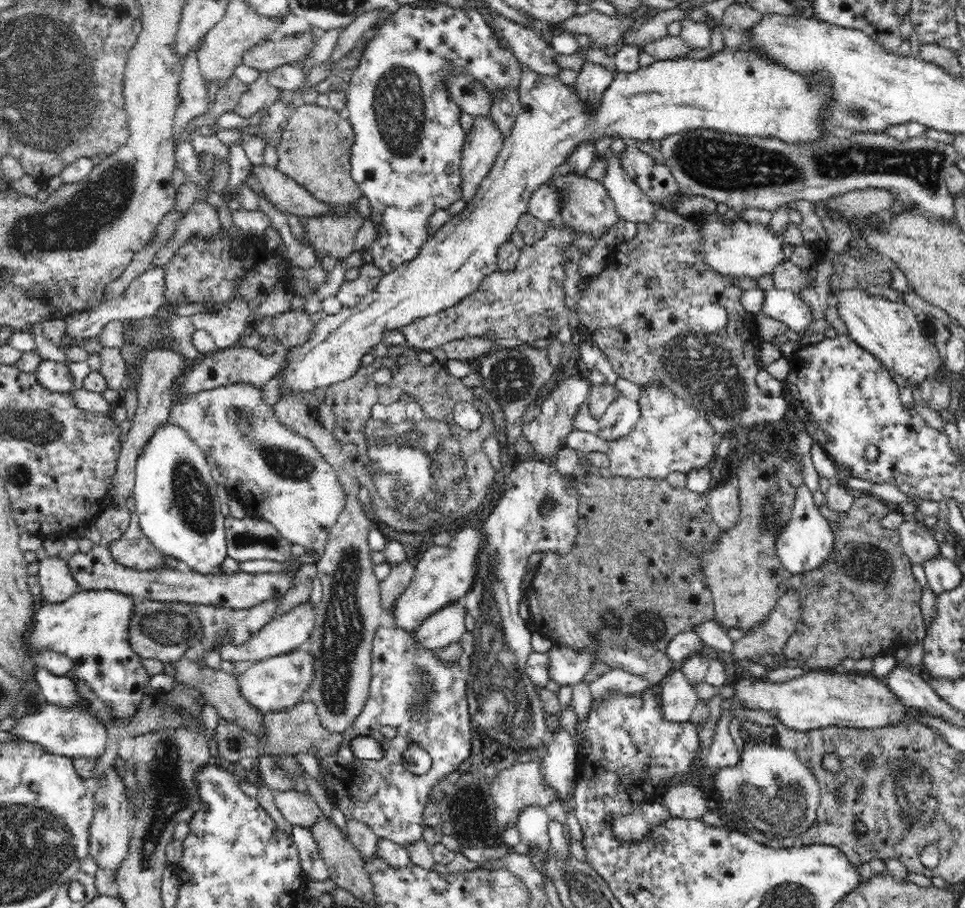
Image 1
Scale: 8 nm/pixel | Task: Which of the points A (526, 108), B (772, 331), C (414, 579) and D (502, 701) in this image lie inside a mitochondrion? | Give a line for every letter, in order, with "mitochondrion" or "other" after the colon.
A: other
B: other
C: other
D: mitochondrion

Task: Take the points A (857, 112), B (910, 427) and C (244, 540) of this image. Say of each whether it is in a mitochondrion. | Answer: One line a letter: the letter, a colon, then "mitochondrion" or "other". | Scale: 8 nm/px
A: mitochondrion
B: other
C: mitochondrion

